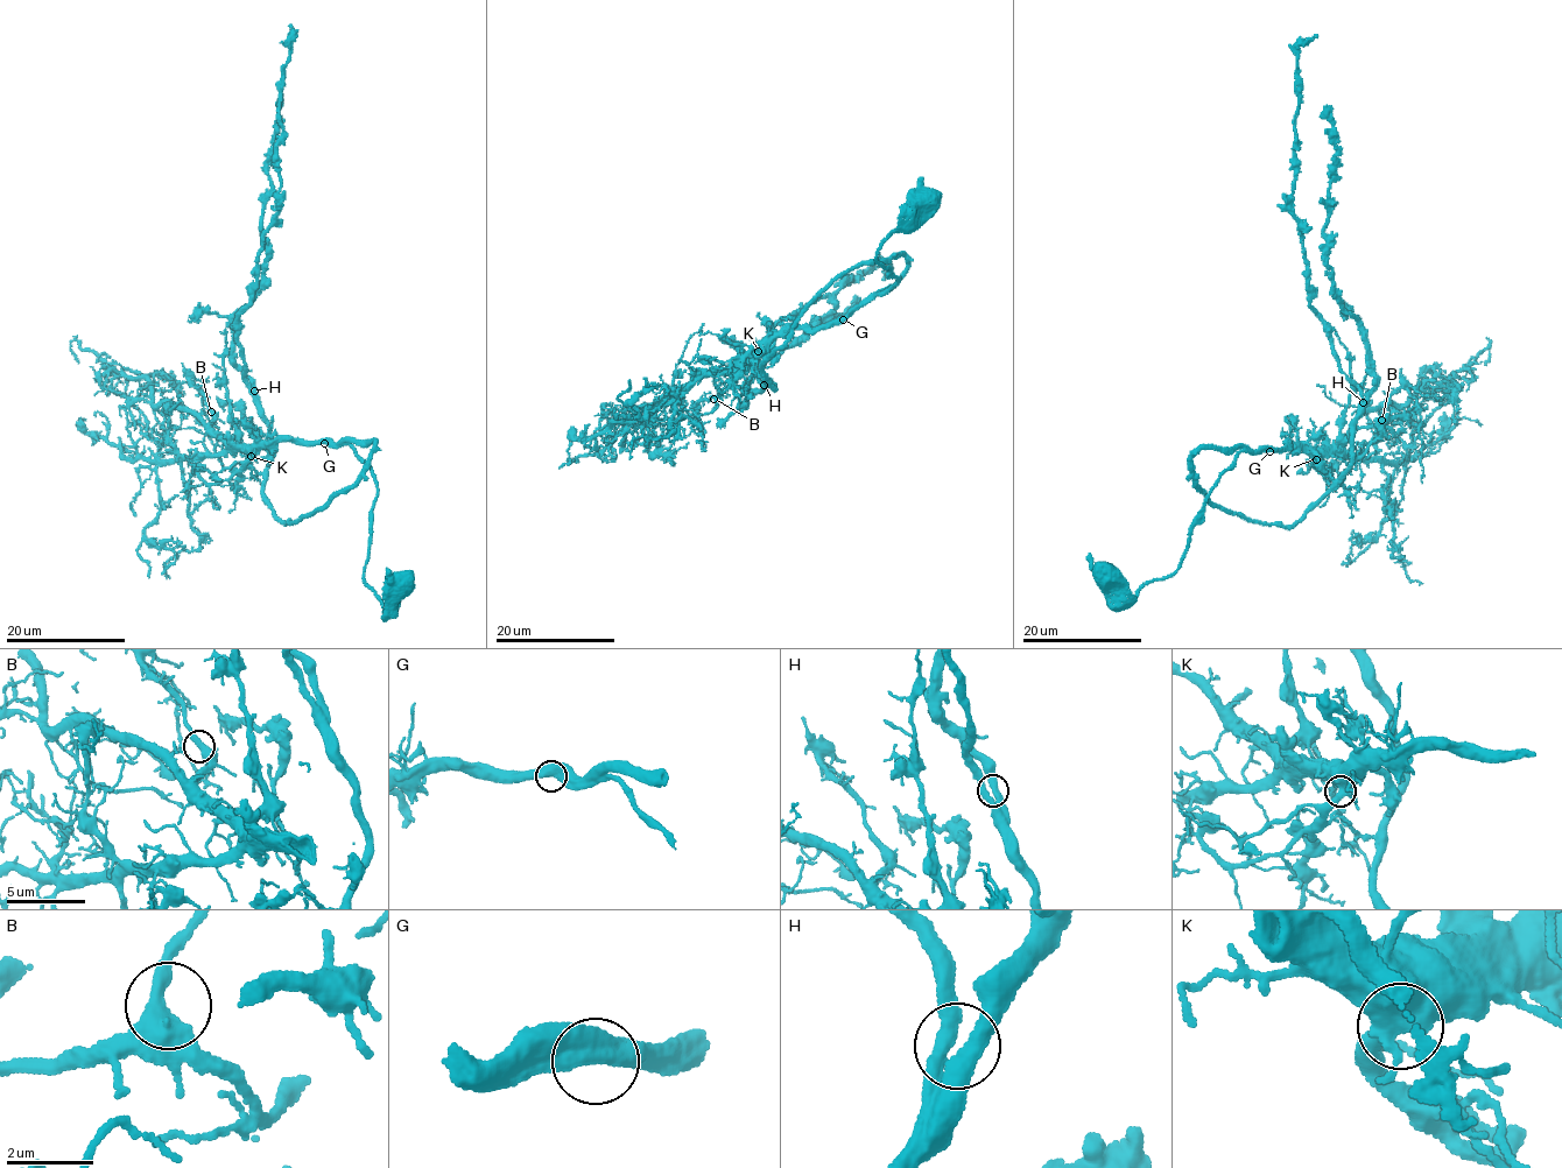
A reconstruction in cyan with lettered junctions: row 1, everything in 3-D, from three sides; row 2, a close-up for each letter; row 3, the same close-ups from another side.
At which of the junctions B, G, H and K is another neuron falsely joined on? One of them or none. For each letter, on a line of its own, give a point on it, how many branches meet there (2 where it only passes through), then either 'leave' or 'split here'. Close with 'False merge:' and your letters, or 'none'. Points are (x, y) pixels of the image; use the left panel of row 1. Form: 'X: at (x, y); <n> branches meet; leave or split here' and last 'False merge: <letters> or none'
B: at (211, 412); 2 branches meet; leave
G: at (324, 443); 2 branches meet; leave
H: at (254, 391); 2 branches meet; leave
K: at (251, 456); 3 branches meet; leave
False merge: none

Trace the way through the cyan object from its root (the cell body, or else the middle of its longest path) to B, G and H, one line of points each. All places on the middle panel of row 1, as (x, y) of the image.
B: (926, 203), (920, 224), (878, 251), (899, 279), (888, 289), (827, 325), (772, 333), (716, 374), (713, 399)
G: (926, 203), (929, 212), (920, 224), (895, 230), (878, 251), (876, 261), (899, 279), (843, 319)
H: (926, 203), (920, 224), (878, 251), (876, 261), (899, 279), (888, 289), (751, 351), (775, 388), (764, 385)

